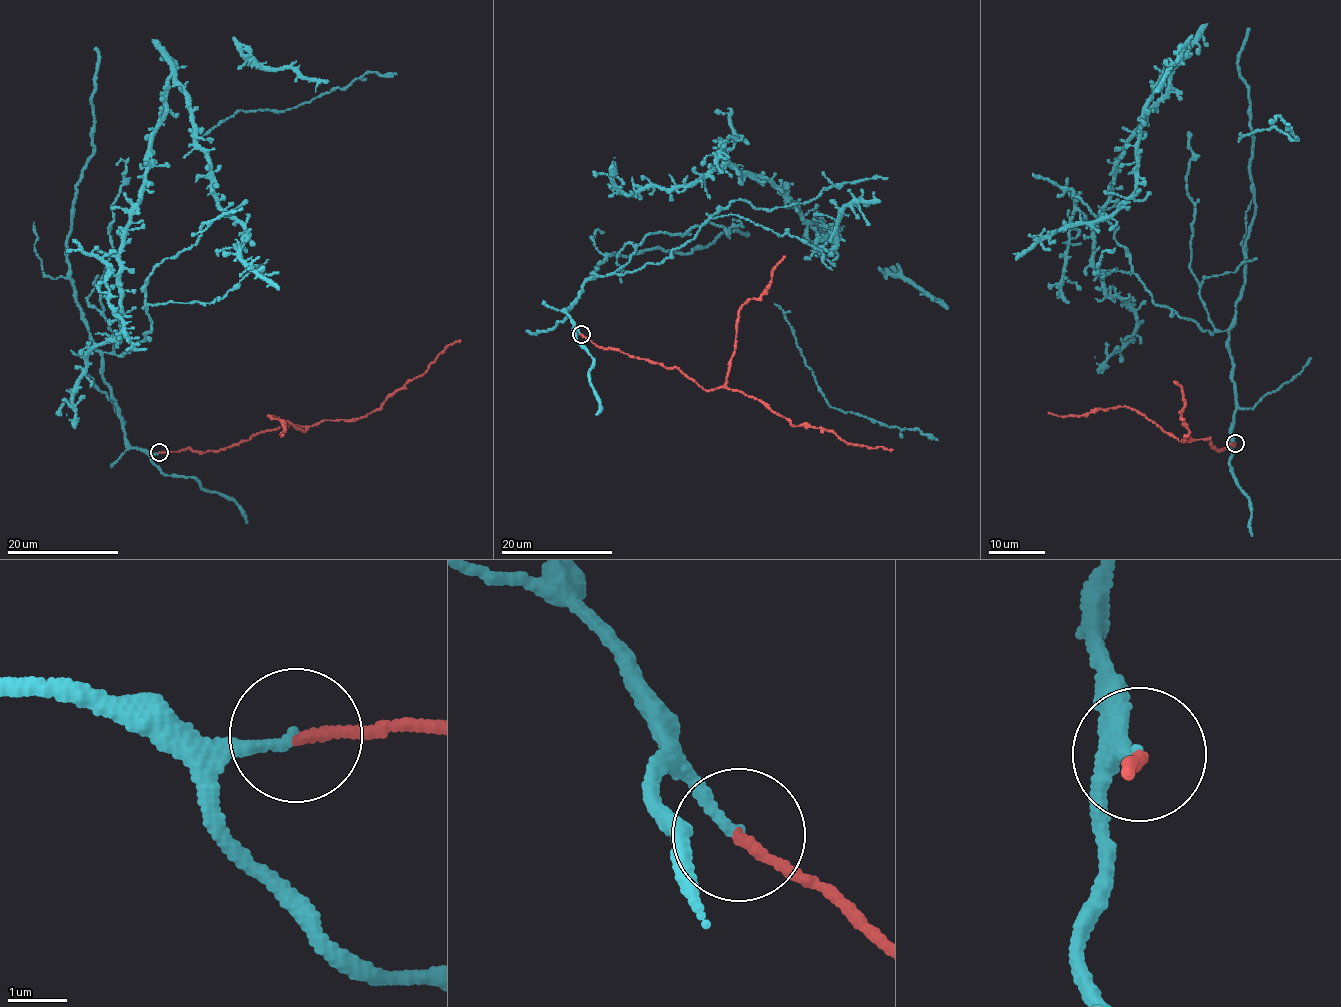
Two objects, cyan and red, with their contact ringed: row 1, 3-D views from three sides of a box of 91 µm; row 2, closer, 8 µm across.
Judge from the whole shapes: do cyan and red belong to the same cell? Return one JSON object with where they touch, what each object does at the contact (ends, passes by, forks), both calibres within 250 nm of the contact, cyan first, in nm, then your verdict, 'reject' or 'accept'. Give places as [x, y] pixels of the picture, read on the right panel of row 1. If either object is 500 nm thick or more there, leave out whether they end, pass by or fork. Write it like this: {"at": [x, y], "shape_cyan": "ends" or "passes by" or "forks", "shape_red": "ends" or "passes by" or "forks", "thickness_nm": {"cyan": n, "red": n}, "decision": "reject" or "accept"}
{"at": [1235, 443], "shape_cyan": "ends", "shape_red": "ends", "thickness_nm": {"cyan": 180, "red": 180}, "decision": "accept"}

